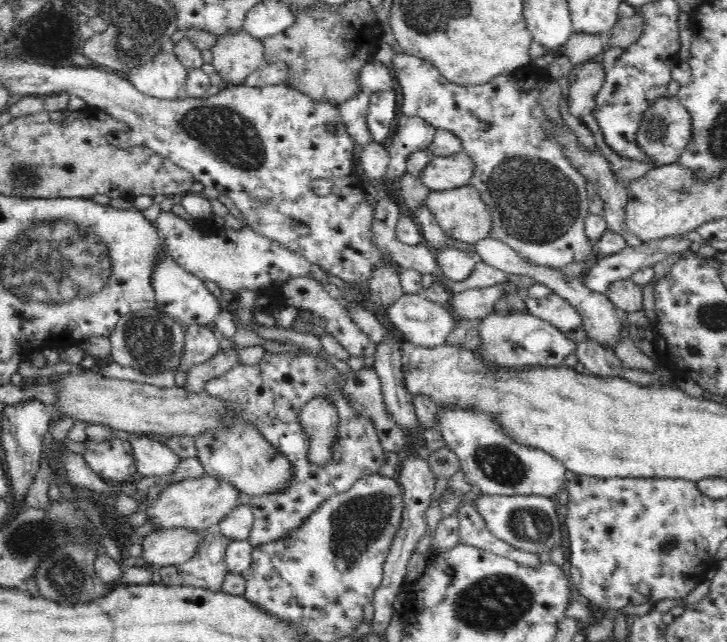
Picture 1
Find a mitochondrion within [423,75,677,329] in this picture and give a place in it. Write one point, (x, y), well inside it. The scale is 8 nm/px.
(534, 202)

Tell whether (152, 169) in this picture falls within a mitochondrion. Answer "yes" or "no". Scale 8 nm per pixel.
no

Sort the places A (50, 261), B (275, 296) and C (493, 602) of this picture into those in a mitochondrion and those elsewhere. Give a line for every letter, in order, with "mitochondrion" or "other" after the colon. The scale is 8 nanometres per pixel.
A: mitochondrion
B: other
C: mitochondrion

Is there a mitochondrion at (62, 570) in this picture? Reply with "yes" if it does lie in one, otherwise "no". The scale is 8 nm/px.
yes

